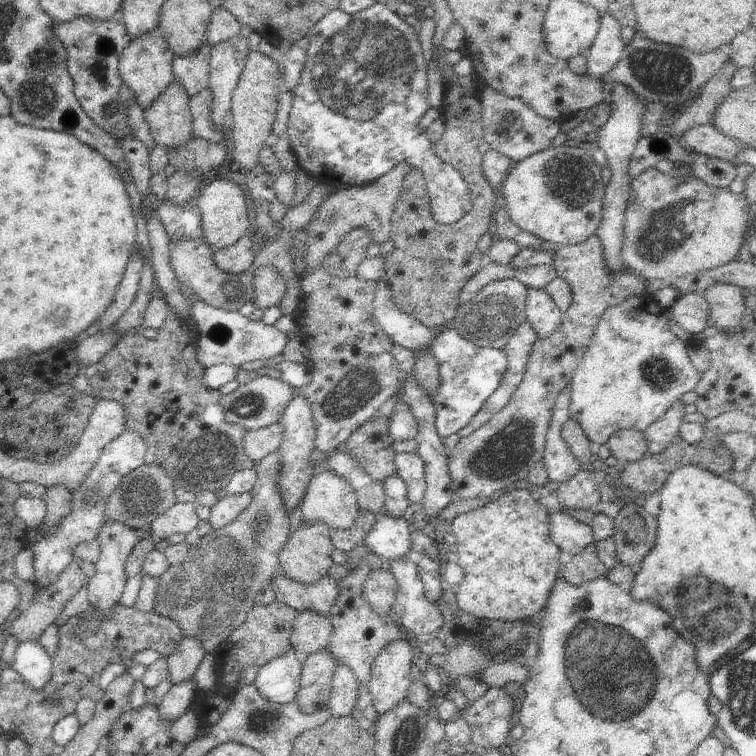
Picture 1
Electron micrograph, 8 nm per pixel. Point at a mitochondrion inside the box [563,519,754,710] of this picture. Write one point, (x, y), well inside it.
(706, 612)

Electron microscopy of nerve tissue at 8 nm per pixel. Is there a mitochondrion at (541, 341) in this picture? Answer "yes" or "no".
no

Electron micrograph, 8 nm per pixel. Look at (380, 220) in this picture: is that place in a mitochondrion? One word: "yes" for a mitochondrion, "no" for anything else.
no

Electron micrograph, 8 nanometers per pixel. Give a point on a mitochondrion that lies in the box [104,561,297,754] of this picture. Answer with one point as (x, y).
(259, 721)

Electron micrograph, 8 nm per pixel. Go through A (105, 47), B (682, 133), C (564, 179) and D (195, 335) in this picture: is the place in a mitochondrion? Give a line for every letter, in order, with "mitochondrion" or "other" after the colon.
A: mitochondrion
B: other
C: mitochondrion
D: other

